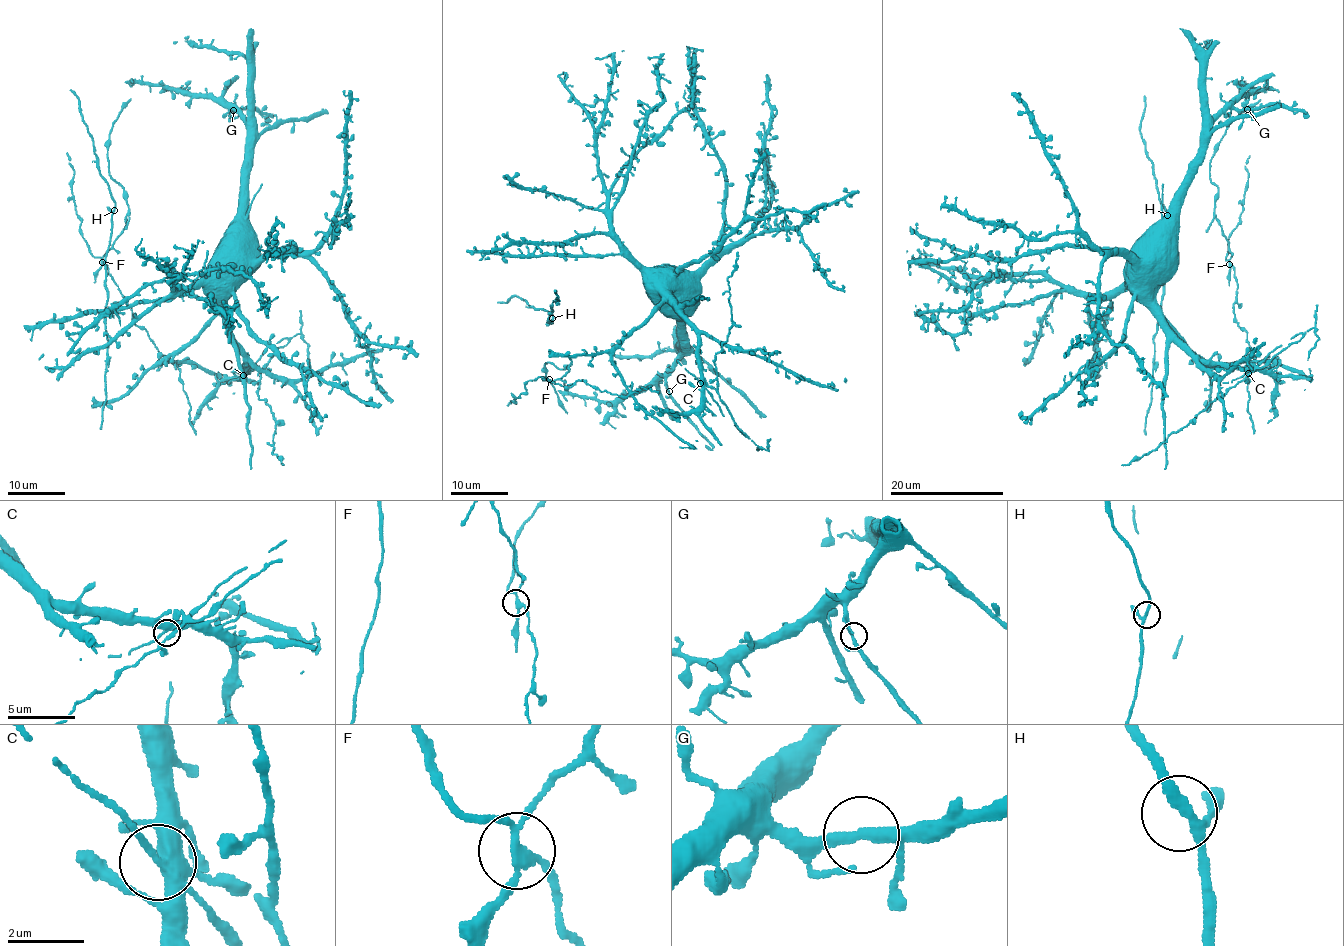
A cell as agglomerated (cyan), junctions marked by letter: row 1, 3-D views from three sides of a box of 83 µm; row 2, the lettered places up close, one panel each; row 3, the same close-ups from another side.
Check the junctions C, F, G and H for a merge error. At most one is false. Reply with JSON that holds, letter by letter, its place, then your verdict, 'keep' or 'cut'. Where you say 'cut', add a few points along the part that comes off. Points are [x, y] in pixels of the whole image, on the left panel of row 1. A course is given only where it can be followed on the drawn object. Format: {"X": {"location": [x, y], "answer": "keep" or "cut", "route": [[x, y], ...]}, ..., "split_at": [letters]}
{"C": {"location": [243, 375], "answer": "keep"}, "F": {"location": [102, 262], "answer": "cut", "route": [[102, 262], [103, 255], [125, 225], [129, 210], [126, 192], [109, 173], [107, 143], [112, 124], [131, 98]]}, "G": {"location": [233, 110], "answer": "keep"}, "H": {"location": [114, 210], "answer": "keep"}, "split_at": ["F"]}

